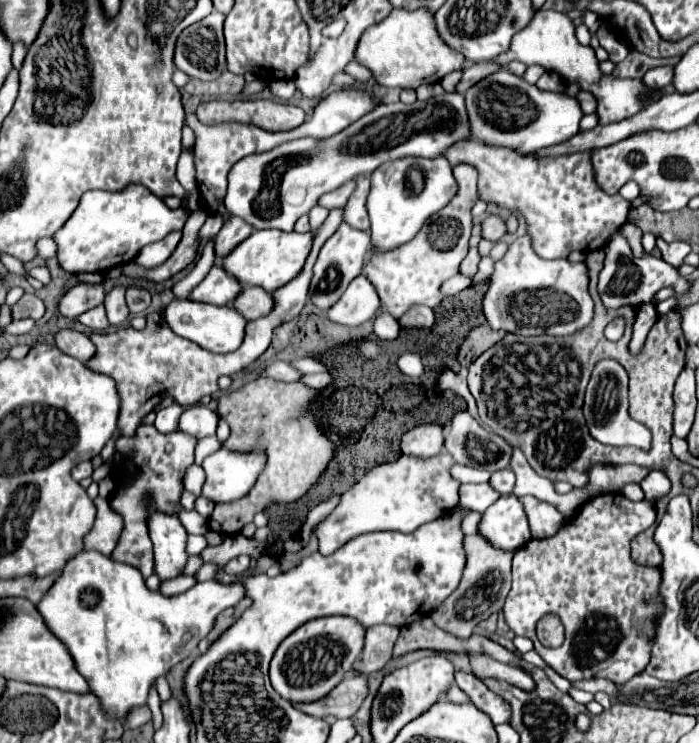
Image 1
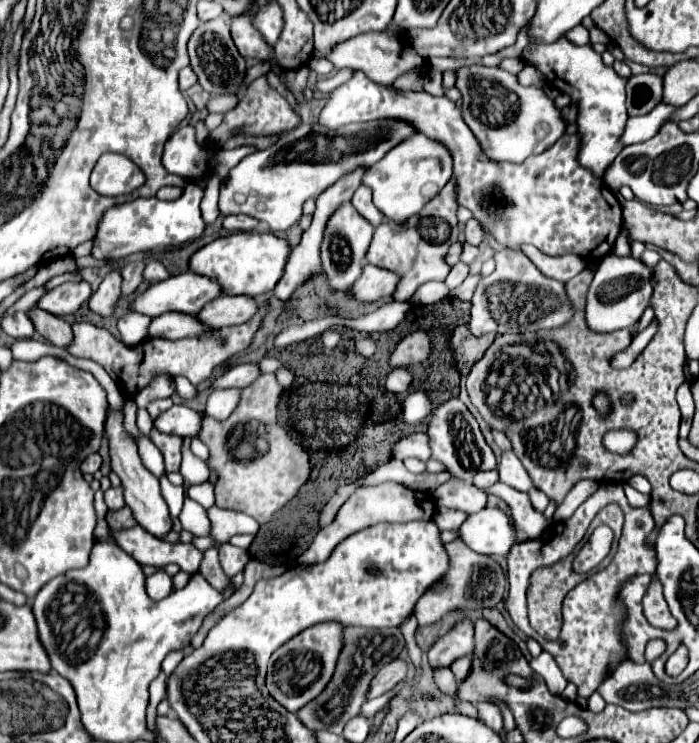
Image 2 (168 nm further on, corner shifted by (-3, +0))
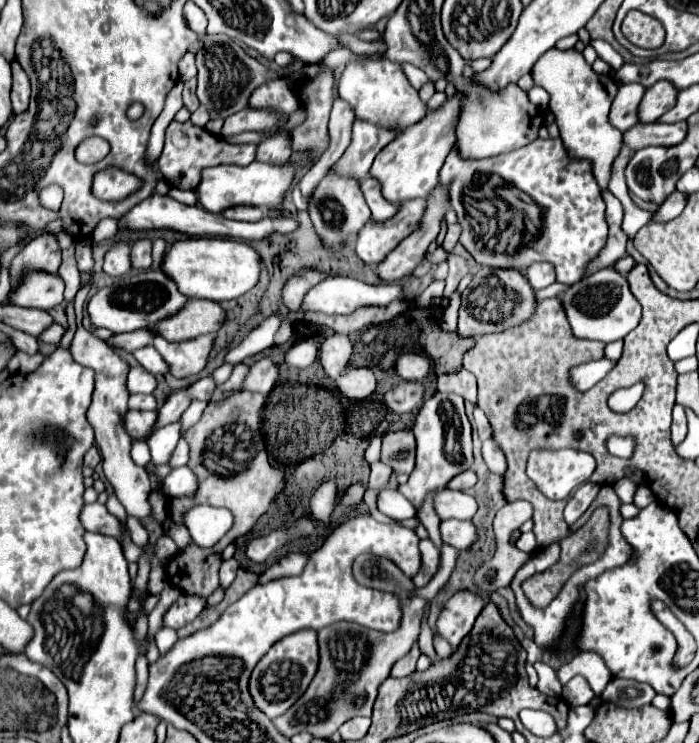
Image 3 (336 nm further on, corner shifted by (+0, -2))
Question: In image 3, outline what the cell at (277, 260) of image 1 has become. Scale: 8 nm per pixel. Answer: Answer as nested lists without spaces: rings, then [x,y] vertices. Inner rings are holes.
[[[191,237],[175,241],[163,257],[159,271],[163,271],[187,299],[225,301],[247,293],[259,279],[259,253],[247,243],[235,239],[207,239]]]

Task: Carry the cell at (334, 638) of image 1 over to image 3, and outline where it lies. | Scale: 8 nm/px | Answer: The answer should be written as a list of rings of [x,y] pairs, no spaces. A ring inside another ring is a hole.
[[[297,631],[279,639],[255,665],[249,679],[249,693],[259,711],[263,711],[269,719],[283,715],[307,689],[311,683],[315,669],[319,663],[317,649],[317,633],[315,631]]]

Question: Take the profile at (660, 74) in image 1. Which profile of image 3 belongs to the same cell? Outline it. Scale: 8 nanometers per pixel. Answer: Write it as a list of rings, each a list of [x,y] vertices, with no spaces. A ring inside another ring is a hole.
[[[631,83],[627,87],[619,87],[617,97],[613,99],[611,111],[609,111],[609,123],[617,127],[619,131],[627,131],[637,123],[635,119],[635,107],[639,105],[639,99],[645,95],[643,87],[637,83]]]

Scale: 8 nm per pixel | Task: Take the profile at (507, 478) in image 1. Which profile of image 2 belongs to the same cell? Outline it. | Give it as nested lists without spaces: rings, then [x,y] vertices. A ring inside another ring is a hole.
[[[496,469],[494,471],[482,471],[482,473],[474,475],[474,485],[478,485],[480,489],[488,489],[498,481],[500,481],[500,475],[498,475]]]

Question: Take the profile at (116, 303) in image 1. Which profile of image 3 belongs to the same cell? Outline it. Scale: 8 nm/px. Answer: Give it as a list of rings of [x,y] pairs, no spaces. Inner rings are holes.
[[[137,239],[133,243],[133,251],[131,251],[131,261],[135,269],[149,269],[153,259],[151,259],[151,239]]]

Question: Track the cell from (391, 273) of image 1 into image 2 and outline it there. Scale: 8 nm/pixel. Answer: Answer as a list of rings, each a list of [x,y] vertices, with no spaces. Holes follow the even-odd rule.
[[[452,177],[446,187],[418,213],[418,217],[410,217],[406,225],[390,225],[390,221],[384,221],[382,225],[376,227],[372,245],[366,253],[366,261],[394,271],[400,281],[396,285],[396,291],[392,295],[394,301],[410,301],[416,289],[428,281],[444,281],[450,273],[450,265],[446,263],[446,255],[450,245],[460,237],[460,225],[458,225],[458,189],[456,189],[456,179]]]

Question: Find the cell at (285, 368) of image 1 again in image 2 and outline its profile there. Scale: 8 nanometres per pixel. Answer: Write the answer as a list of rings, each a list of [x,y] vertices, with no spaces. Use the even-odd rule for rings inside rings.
[[[242,363],[226,371],[220,379],[214,381],[214,389],[228,389],[228,387],[248,387],[254,383],[256,377],[260,377],[262,371],[254,363]]]

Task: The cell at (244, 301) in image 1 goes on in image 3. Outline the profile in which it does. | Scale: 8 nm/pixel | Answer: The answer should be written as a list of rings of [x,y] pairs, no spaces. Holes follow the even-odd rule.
[[[189,299],[175,315],[155,323],[151,331],[171,343],[215,333],[225,319],[225,311],[207,299]]]

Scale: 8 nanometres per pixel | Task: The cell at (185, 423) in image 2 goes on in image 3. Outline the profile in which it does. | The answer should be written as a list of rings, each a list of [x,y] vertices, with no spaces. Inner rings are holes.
[[[129,409],[123,415],[123,427],[131,435],[131,439],[141,439],[151,435],[151,427],[157,419],[155,411],[133,411]]]

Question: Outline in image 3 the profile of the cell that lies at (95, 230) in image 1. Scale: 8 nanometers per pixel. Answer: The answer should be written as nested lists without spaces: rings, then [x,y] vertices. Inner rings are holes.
[[[153,193],[151,197],[143,199],[143,203],[135,205],[127,215],[121,217],[121,227],[129,227],[129,229],[175,229],[181,233],[187,233],[191,237],[231,237],[231,239],[241,239],[241,241],[255,241],[255,239],[265,239],[271,233],[291,233],[299,227],[297,219],[287,217],[287,215],[277,215],[277,217],[265,217],[257,223],[245,223],[245,221],[231,221],[225,219],[219,213],[211,213],[205,211],[197,205],[183,205],[171,197],[165,195],[157,195]]]

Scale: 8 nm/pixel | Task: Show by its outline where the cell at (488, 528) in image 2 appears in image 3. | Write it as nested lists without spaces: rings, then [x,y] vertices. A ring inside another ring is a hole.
[[[447,519],[447,521],[441,521],[439,531],[441,531],[443,543],[457,549],[469,549],[471,543],[475,541],[475,527],[471,521]]]

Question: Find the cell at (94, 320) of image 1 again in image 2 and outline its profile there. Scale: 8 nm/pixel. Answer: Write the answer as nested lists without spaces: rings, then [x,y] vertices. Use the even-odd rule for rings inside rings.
[[[110,271],[106,279],[100,283],[98,291],[90,297],[88,301],[90,311],[94,311],[100,317],[112,317],[120,297],[120,283],[122,283],[120,271]]]

